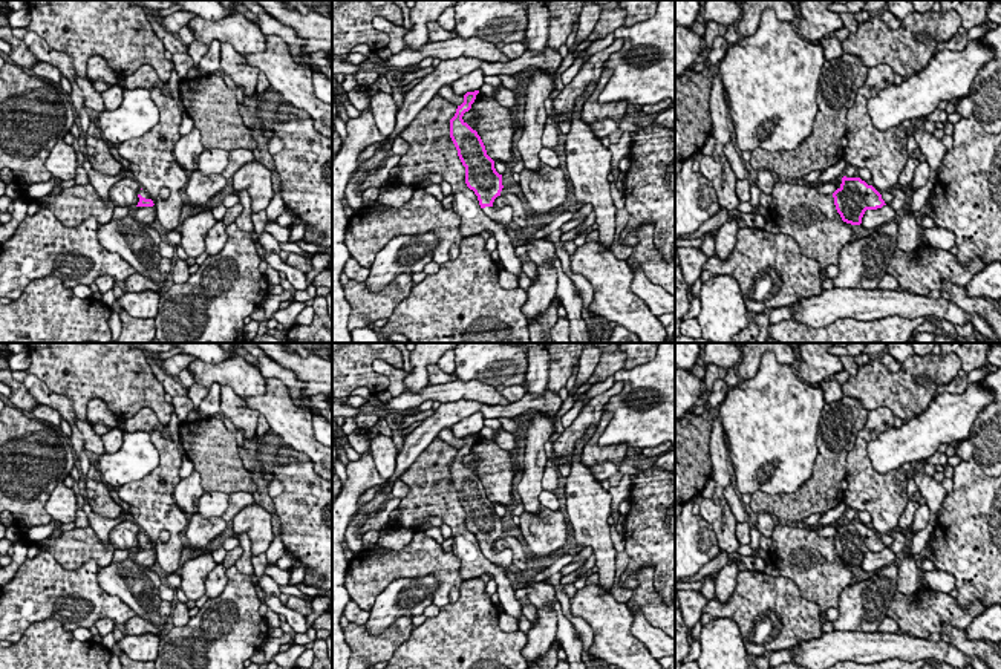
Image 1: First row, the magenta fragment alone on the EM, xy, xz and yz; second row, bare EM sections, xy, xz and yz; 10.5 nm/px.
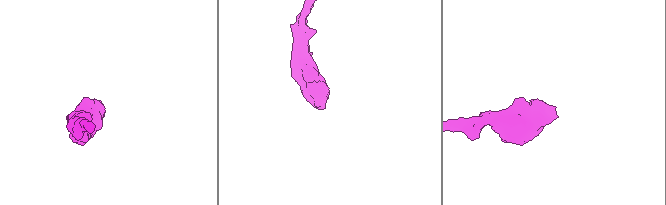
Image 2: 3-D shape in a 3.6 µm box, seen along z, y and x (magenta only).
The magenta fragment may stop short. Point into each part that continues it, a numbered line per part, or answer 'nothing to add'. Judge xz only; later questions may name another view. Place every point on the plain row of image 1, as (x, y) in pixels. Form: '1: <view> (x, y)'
1: xz (504, 559)

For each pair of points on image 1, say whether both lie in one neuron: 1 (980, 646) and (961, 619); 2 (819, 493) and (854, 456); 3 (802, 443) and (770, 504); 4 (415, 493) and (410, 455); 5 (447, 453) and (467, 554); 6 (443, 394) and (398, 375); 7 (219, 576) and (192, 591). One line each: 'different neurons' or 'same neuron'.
1: different neurons
2: different neurons
3: different neurons
4: different neurons
5: same neuron
6: different neurons
7: different neurons

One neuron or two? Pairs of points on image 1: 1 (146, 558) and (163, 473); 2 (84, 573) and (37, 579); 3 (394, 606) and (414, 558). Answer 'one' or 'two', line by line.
1: two
2: one
3: two

